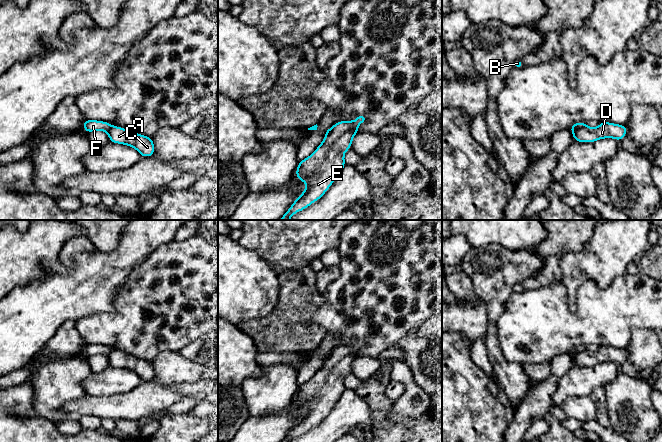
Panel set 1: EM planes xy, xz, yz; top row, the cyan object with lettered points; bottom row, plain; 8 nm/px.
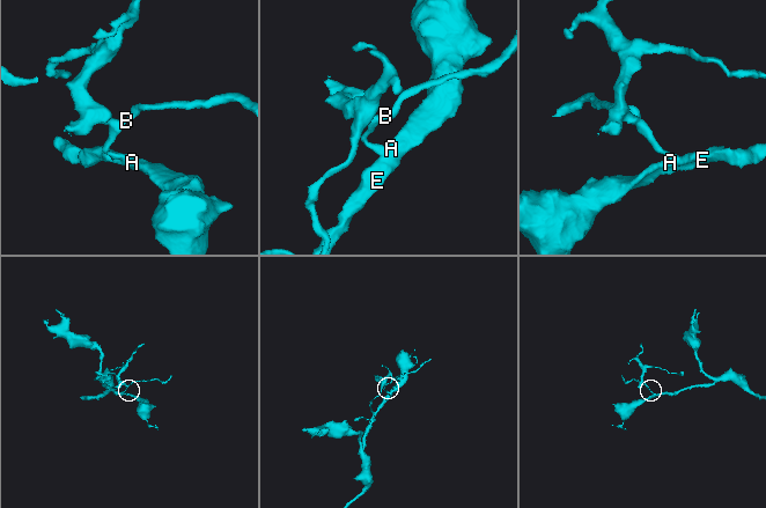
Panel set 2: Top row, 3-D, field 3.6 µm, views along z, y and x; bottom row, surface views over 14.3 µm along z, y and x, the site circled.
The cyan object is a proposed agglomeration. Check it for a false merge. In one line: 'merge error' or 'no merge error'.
merge error

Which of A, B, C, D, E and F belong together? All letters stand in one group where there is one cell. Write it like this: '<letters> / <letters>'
A C D E / B F

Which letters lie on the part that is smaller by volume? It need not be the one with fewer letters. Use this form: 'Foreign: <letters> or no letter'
Foreign: B, F

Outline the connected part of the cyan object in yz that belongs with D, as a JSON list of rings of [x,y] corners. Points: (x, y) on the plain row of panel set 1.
[[[600,346],[597,352],[591,352],[587,349],[571,354],[574,366],[592,367],[599,363],[613,362],[622,365],[626,360],[628,353],[625,349],[614,348],[612,346]]]

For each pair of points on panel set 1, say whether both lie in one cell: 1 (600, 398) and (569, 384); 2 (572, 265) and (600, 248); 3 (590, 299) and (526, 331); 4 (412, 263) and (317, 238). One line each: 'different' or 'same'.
1: different
2: same
3: same
4: different

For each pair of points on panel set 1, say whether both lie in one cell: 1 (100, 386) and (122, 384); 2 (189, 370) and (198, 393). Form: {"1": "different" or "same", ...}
{"1": "same", "2": "different"}

